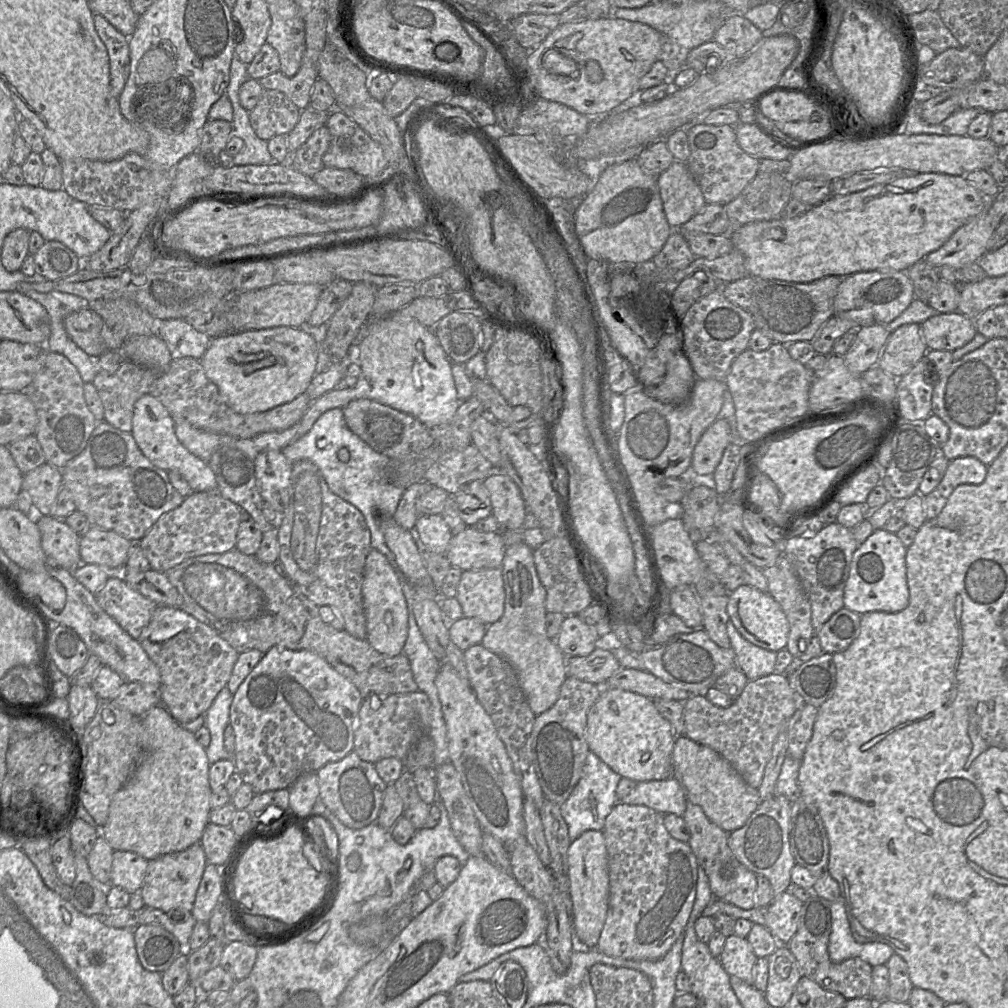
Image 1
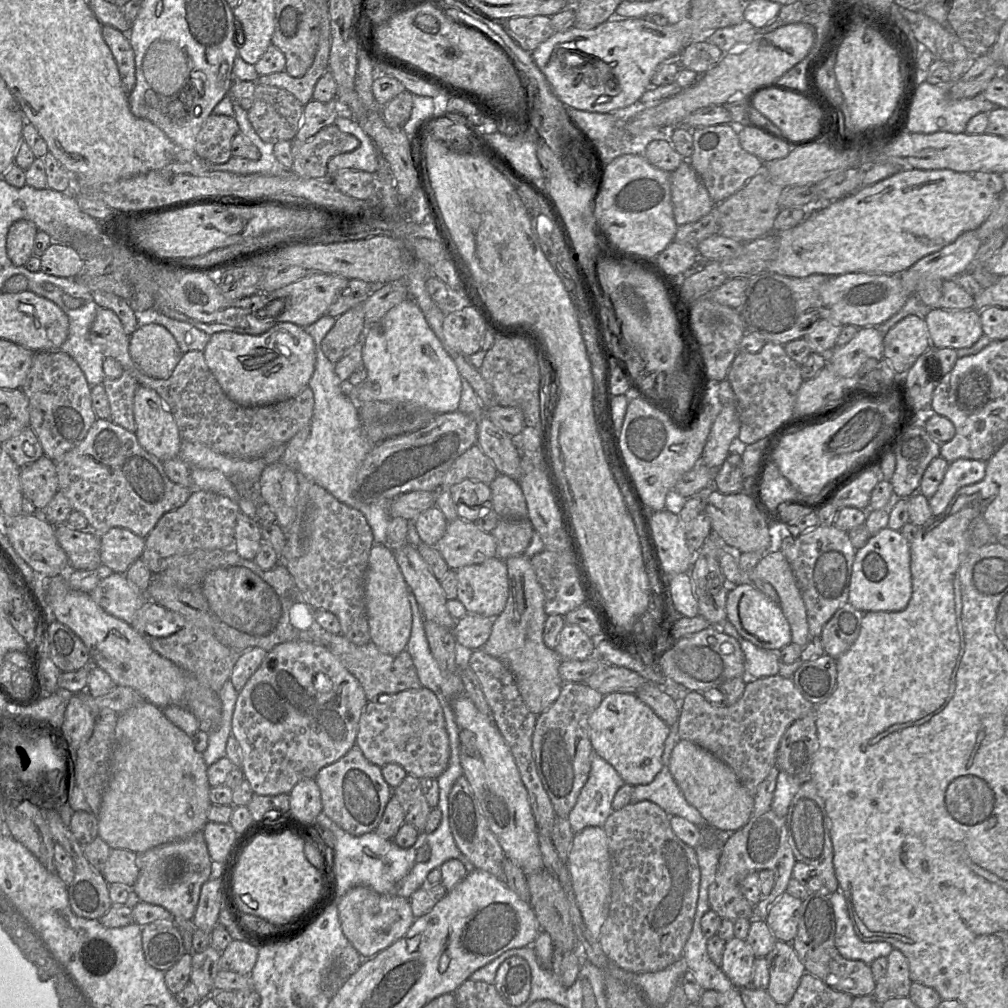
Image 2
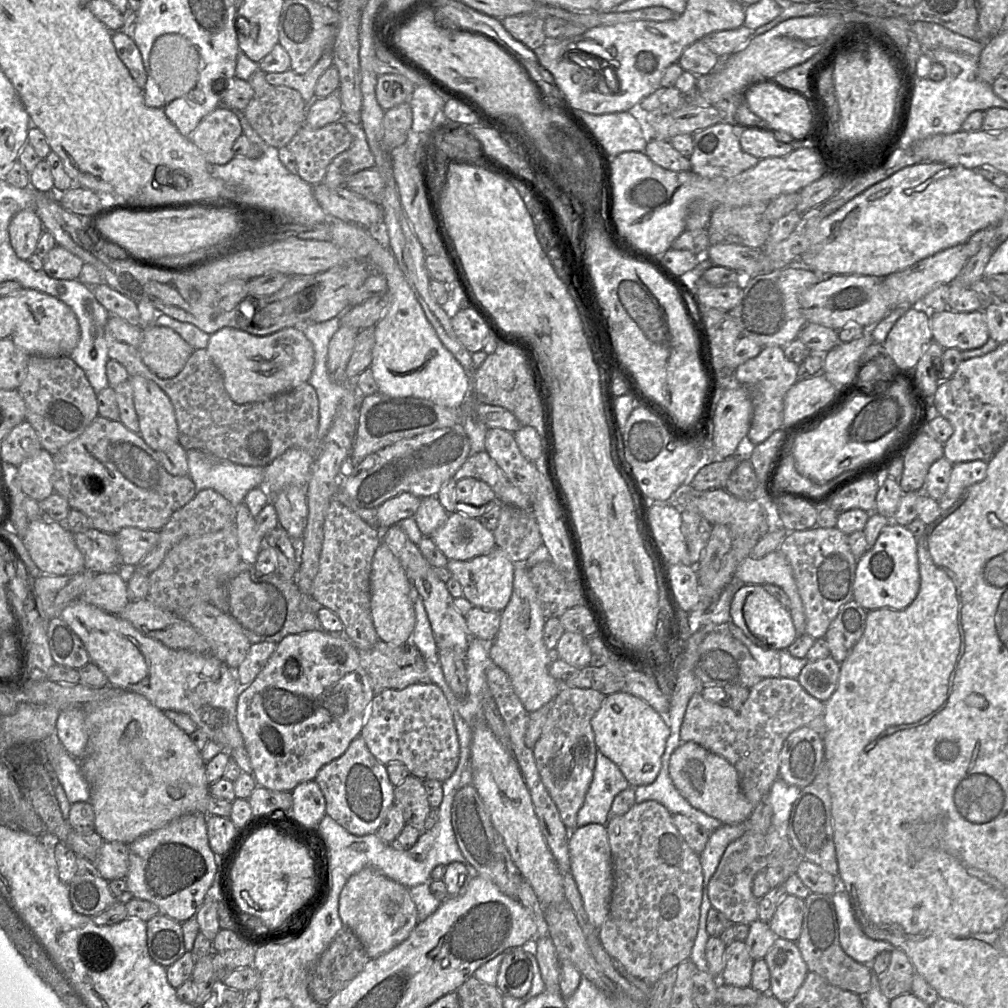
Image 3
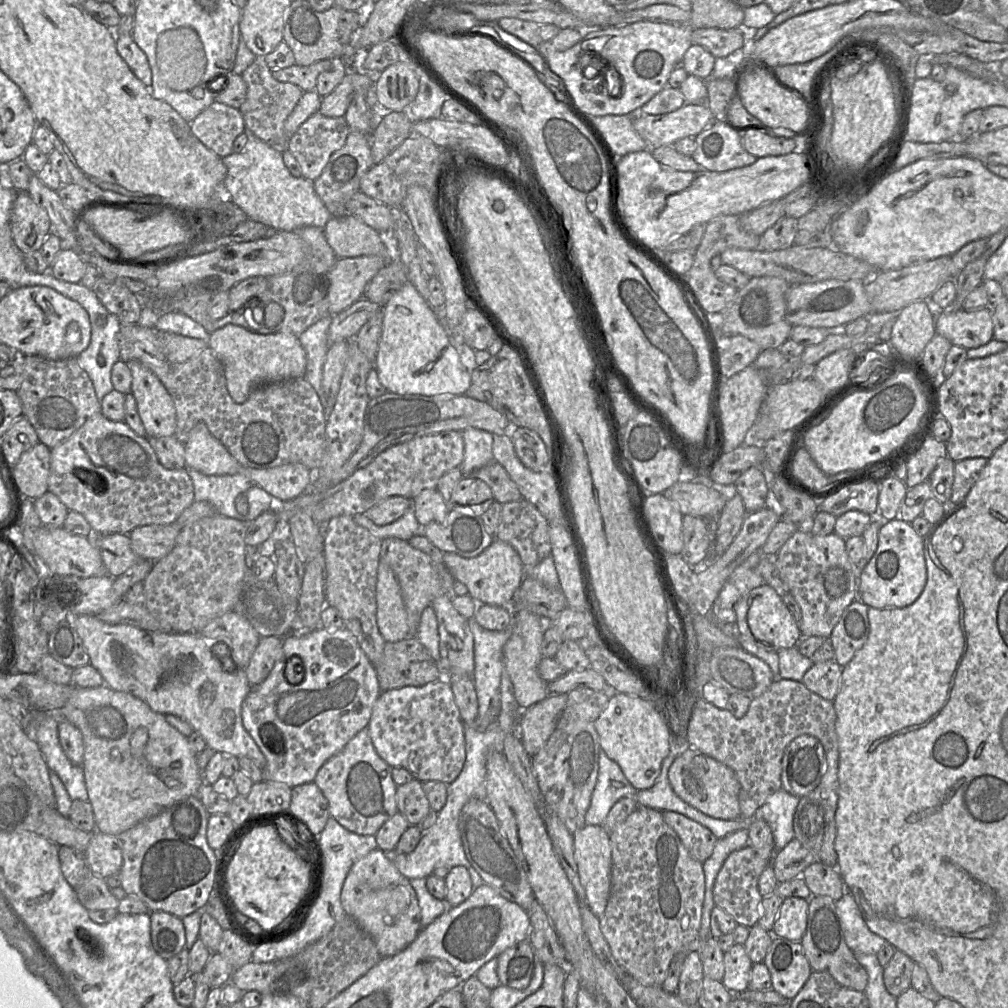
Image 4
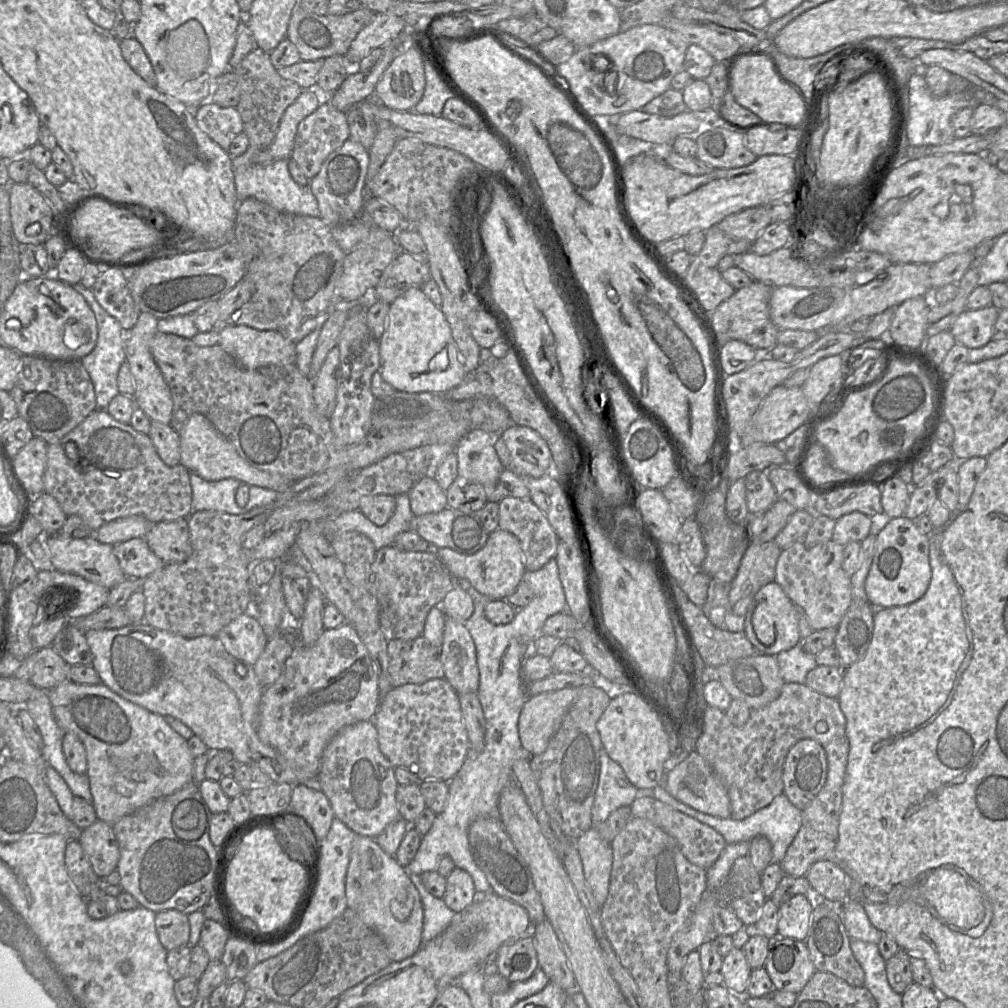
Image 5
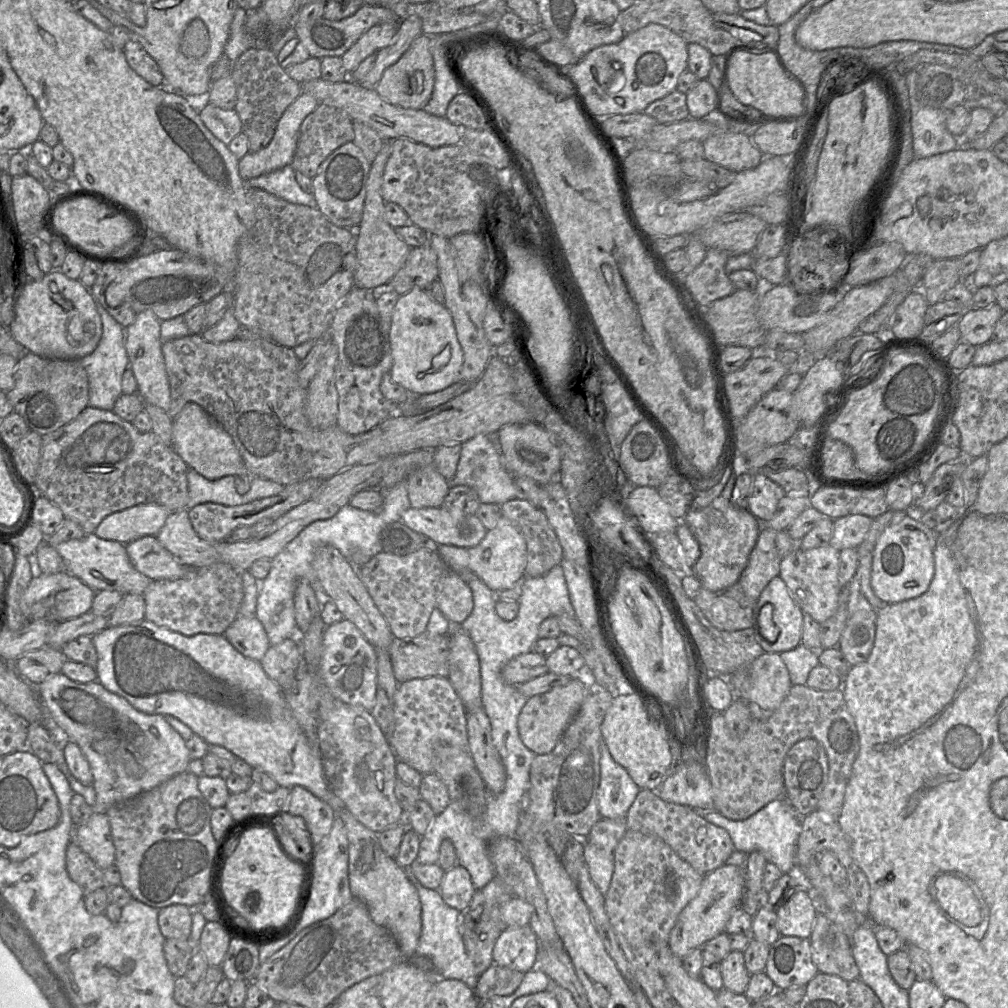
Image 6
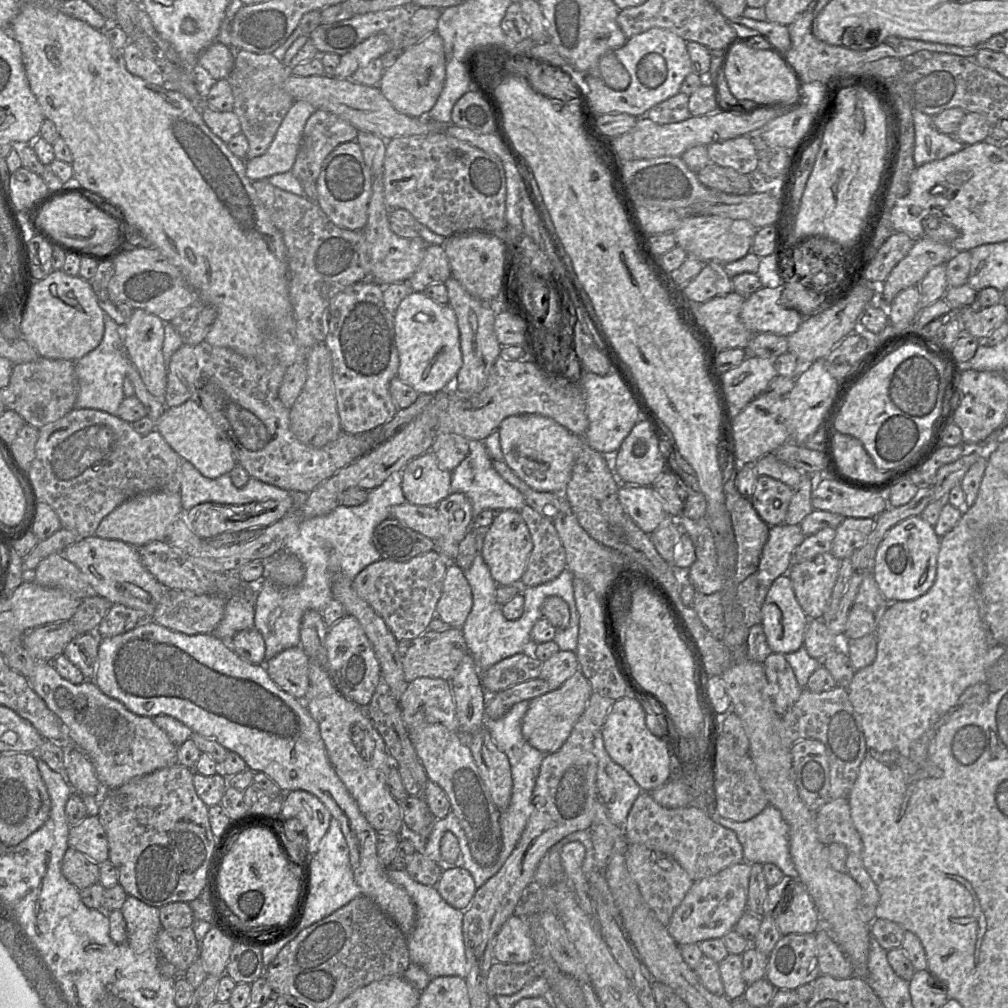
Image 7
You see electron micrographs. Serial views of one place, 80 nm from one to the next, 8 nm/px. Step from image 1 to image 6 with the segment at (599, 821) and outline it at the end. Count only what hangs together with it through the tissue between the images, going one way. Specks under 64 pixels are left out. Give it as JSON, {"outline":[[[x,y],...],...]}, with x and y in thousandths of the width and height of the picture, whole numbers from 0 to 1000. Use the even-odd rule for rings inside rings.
{"outline":[[[595,738],[595,777],[592,797],[598,813],[621,811],[636,783],[623,766],[609,755],[601,738]]]}

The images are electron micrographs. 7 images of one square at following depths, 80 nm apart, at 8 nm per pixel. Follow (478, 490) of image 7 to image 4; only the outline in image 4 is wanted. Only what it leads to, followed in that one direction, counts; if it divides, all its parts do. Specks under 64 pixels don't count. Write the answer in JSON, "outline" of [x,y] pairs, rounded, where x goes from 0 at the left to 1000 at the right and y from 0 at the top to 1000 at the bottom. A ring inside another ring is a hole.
{"outline":[[[462,425],[457,430],[460,437],[460,452],[455,464],[459,473],[463,473],[490,457],[490,432],[473,425]]]}

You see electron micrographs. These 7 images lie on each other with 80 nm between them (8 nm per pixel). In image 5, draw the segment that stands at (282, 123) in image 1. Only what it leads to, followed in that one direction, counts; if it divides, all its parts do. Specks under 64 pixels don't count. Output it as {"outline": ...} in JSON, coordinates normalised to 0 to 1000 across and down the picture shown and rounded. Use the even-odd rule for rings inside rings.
{"outline":[[[253,47],[231,68],[238,88],[238,100],[233,107],[238,113],[241,131],[244,132],[252,151],[258,151],[270,143],[282,111],[301,90],[295,82],[276,73],[267,55],[268,52]]]}

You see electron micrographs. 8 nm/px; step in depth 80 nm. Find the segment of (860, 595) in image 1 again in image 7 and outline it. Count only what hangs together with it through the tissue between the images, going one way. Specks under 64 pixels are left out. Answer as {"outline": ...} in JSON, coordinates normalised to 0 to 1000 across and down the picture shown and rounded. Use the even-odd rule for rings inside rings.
{"outline":[[[905,512],[885,523],[873,539],[866,571],[877,593],[883,597],[909,594],[917,590],[929,573],[934,534],[913,512]]]}

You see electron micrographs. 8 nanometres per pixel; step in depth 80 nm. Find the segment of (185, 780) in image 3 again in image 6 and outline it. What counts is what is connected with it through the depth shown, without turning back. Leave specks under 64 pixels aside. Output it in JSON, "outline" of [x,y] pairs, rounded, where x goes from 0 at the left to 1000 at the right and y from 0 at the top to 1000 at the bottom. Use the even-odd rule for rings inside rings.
{"outline":[[[62,668],[50,669],[36,682],[53,720],[63,735],[71,735],[80,743],[92,769],[95,787],[93,807],[105,808],[113,799],[126,795],[186,765],[188,756],[185,735],[160,708],[145,708],[133,702],[124,692],[107,686],[99,677],[77,678]]]}

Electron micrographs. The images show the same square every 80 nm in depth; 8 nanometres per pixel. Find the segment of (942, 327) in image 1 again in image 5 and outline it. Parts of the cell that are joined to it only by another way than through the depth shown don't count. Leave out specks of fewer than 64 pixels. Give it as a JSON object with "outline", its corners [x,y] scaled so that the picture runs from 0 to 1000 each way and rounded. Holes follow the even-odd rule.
{"outline":[[[984,303],[969,308],[958,307],[942,325],[949,341],[960,346],[972,345],[984,337],[991,308]]]}

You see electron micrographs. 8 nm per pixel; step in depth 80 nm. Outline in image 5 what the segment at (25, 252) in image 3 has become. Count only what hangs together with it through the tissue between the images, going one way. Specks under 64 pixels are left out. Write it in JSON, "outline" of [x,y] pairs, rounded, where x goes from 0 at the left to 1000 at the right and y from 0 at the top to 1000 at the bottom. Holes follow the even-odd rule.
{"outline":[[[28,181],[10,182],[10,216],[20,242],[41,243],[53,232],[52,208]]]}

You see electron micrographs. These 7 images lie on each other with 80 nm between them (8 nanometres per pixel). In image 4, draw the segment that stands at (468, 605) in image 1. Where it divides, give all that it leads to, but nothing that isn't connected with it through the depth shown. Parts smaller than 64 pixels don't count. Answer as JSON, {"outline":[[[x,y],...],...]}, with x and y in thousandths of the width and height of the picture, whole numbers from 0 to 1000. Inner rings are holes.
{"outline":[[[491,534],[472,553],[461,554],[451,549],[440,549],[439,559],[451,575],[463,581],[464,590],[475,599],[506,601],[521,572],[521,562],[514,548],[506,540]]]}

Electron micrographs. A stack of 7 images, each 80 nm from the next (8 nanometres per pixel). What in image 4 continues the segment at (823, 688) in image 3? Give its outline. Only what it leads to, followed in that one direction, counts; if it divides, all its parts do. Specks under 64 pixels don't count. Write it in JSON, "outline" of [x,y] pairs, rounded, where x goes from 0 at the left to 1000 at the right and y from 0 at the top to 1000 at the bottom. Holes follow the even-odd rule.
{"outline":[[[828,655],[808,658],[795,677],[805,687],[826,695],[833,682],[835,663]]]}

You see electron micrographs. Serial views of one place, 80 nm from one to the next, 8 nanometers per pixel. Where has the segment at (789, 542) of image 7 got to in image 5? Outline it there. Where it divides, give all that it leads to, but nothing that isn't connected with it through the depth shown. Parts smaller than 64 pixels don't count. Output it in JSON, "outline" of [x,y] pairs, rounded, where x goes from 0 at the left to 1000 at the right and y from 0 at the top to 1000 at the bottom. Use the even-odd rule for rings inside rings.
{"outline":[[[767,536],[744,539],[724,579],[723,598],[728,609],[739,611],[750,588],[769,575],[775,548],[776,545]]]}

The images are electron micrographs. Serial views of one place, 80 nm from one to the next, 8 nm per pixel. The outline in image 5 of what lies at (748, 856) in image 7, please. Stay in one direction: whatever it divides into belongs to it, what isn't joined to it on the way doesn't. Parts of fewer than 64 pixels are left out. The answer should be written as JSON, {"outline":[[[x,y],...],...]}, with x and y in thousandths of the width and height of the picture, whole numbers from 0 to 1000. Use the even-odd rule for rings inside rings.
{"outline":[[[677,746],[674,749],[667,748],[665,752],[663,752],[658,761],[658,769],[655,774],[655,777],[649,781],[648,783],[633,783],[632,791],[635,790],[644,790],[648,791],[667,802],[698,816],[707,822],[709,822],[712,826],[714,826],[719,832],[721,837],[728,837],[732,835],[744,835],[750,829],[758,829],[762,832],[766,839],[766,856],[774,857],[774,855],[779,850],[782,840],[788,833],[790,827],[792,826],[794,820],[796,819],[796,805],[794,805],[790,800],[788,800],[782,791],[776,787],[770,790],[765,797],[750,805],[743,811],[736,813],[728,813],[725,812],[712,812],[709,810],[705,810],[699,807],[696,807],[677,796],[669,792],[665,789],[661,784],[661,775],[663,772],[663,767],[676,755],[678,755],[684,747]]]}

